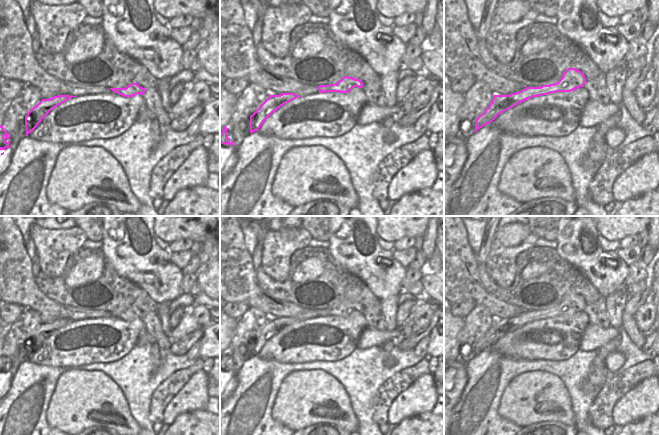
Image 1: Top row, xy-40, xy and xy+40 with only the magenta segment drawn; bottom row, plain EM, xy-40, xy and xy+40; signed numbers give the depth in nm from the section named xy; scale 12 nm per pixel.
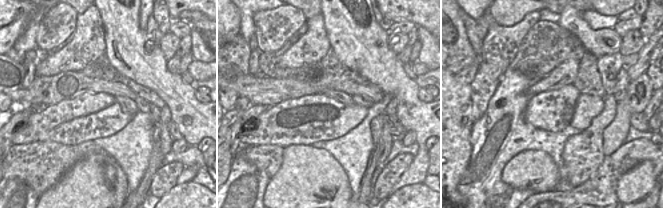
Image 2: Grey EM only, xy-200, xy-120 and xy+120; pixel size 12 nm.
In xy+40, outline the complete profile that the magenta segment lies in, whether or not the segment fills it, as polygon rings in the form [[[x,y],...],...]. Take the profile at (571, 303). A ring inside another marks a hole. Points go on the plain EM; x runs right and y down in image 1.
[[[568,292],[557,307],[542,309],[540,311],[526,311],[519,316],[509,319],[494,319],[489,330],[477,341],[474,357],[484,349],[490,348],[500,337],[527,323],[556,316],[571,316],[583,311],[585,305],[586,302],[581,295],[575,292]]]

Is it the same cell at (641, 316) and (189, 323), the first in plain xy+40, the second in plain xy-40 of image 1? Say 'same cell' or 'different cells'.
different cells

